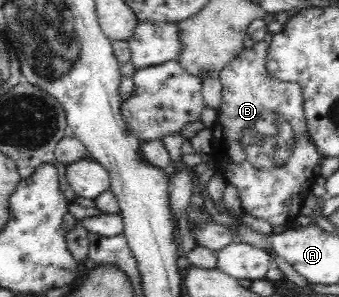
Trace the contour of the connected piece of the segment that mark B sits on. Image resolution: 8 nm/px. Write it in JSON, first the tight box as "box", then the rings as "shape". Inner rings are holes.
{"box":[210,41,321,227],"shape":[[[260,41],[260,43],[254,44],[251,49],[246,49],[240,52],[238,57],[235,57],[232,61],[230,61],[230,63],[228,63],[228,65],[226,65],[226,67],[224,67],[224,69],[222,69],[221,72],[218,73],[217,76],[223,87],[223,98],[221,107],[217,110],[217,120],[213,123],[211,128],[213,131],[213,150],[210,155],[218,168],[218,171],[223,175],[225,182],[233,185],[238,190],[245,213],[258,217],[258,219],[268,221],[272,227],[280,225],[288,227],[289,223],[292,223],[292,221],[299,216],[300,208],[302,207],[304,200],[311,194],[310,189],[317,178],[317,175],[314,173],[314,169],[316,169],[316,165],[318,165],[321,158],[320,154],[318,154],[318,150],[316,150],[316,146],[312,144],[312,140],[310,140],[310,136],[307,132],[306,118],[304,117],[303,112],[304,98],[302,86],[296,82],[282,82],[280,80],[276,80],[276,78],[272,78],[272,76],[268,74],[265,64],[268,49],[268,43],[266,43],[266,41]]]}

